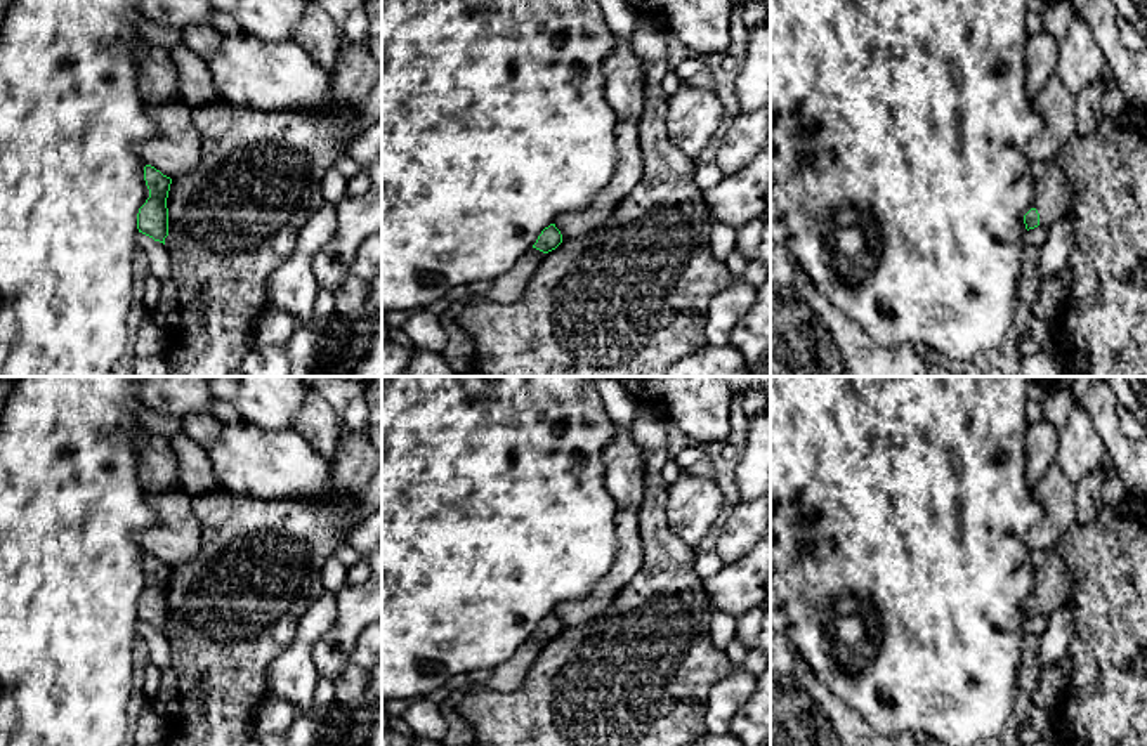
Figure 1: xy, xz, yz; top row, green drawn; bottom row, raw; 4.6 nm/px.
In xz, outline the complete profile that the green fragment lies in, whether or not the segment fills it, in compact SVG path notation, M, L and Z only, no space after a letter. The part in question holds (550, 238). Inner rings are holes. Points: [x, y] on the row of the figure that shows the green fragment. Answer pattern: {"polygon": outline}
{"polygon": "M550 224L541 231L536 243L529 252L526 252L514 267L503 276L496 278L491 283L491 288L482 295L469 295L465 297L467 305L475 304L514 304L521 300L526 293L526 288L536 272L538 265L543 262L545 255L555 250L562 243L562 234Z"}

